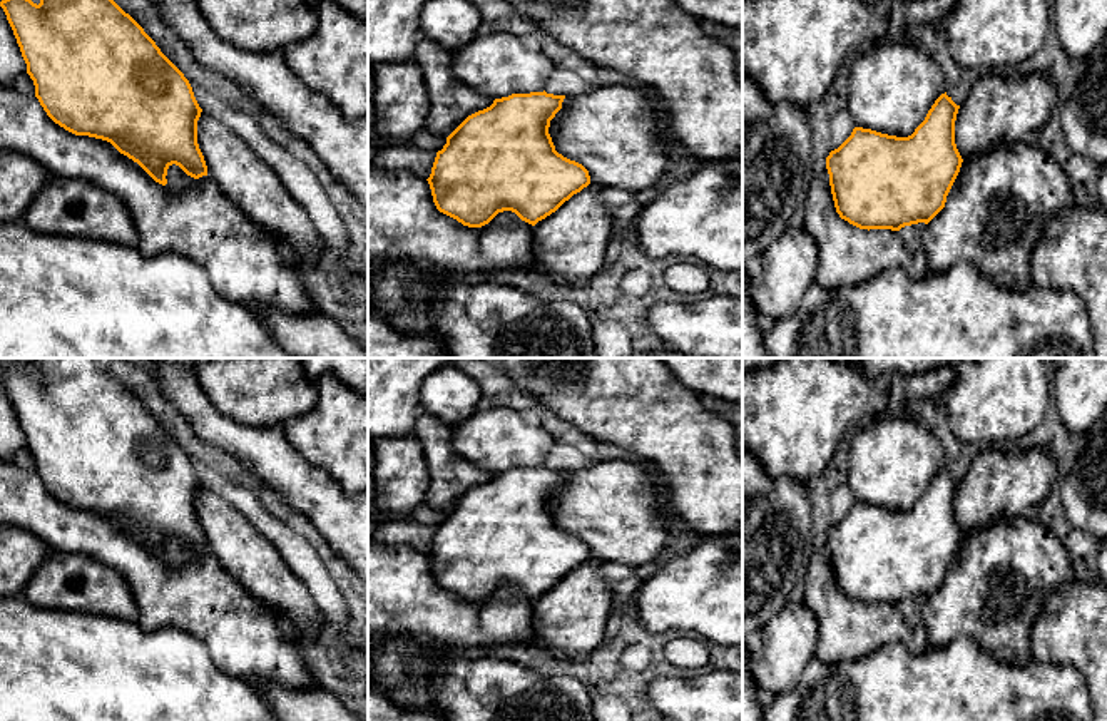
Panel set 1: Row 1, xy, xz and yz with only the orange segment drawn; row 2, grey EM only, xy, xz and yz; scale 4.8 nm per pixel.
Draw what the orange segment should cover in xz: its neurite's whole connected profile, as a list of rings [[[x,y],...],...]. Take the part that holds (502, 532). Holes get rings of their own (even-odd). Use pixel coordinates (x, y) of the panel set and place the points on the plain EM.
[[[545,465],[495,473],[446,512],[426,555],[436,584],[463,601],[482,602],[498,587],[515,587],[535,602],[532,646],[559,657],[580,659],[605,642],[615,602],[612,584],[602,575],[602,562],[590,557],[582,539],[555,525],[548,502],[564,473]]]

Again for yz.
[[[983,447],[962,480],[941,468],[925,495],[908,512],[854,502],[851,510],[826,532],[836,587],[860,604],[891,604],[928,599],[946,577],[946,570],[965,534],[982,530],[1017,515],[1032,515],[1050,493],[1057,465],[1042,447],[1005,452]]]

